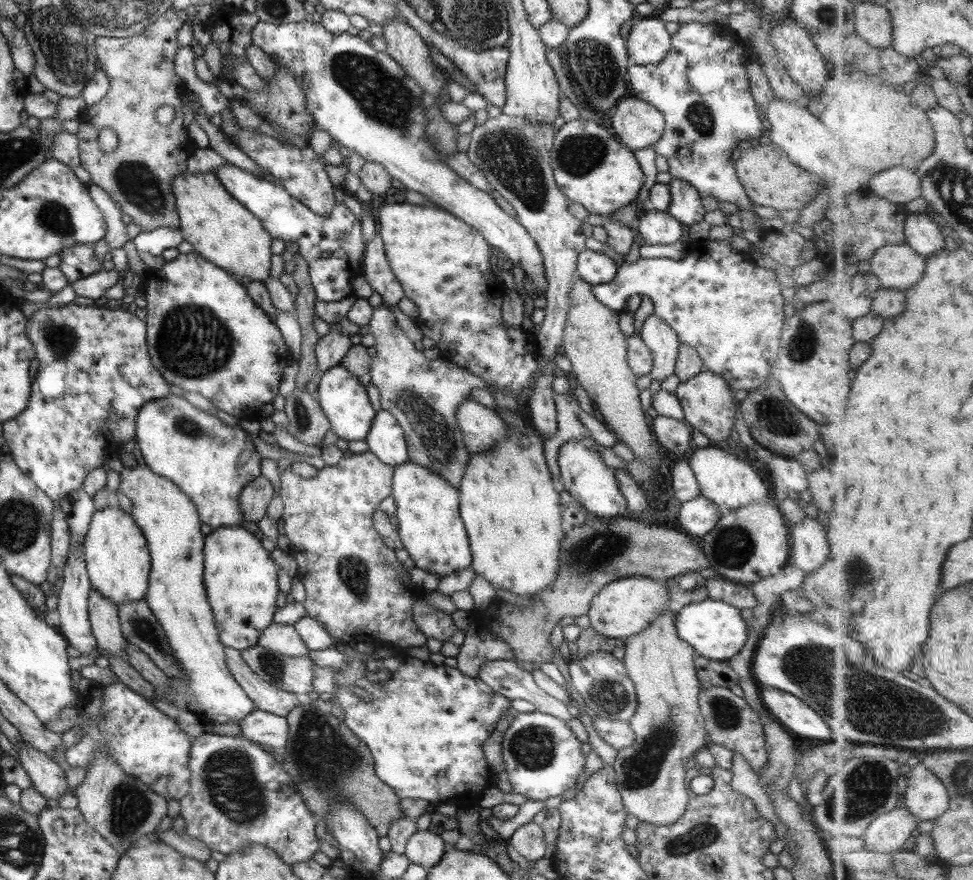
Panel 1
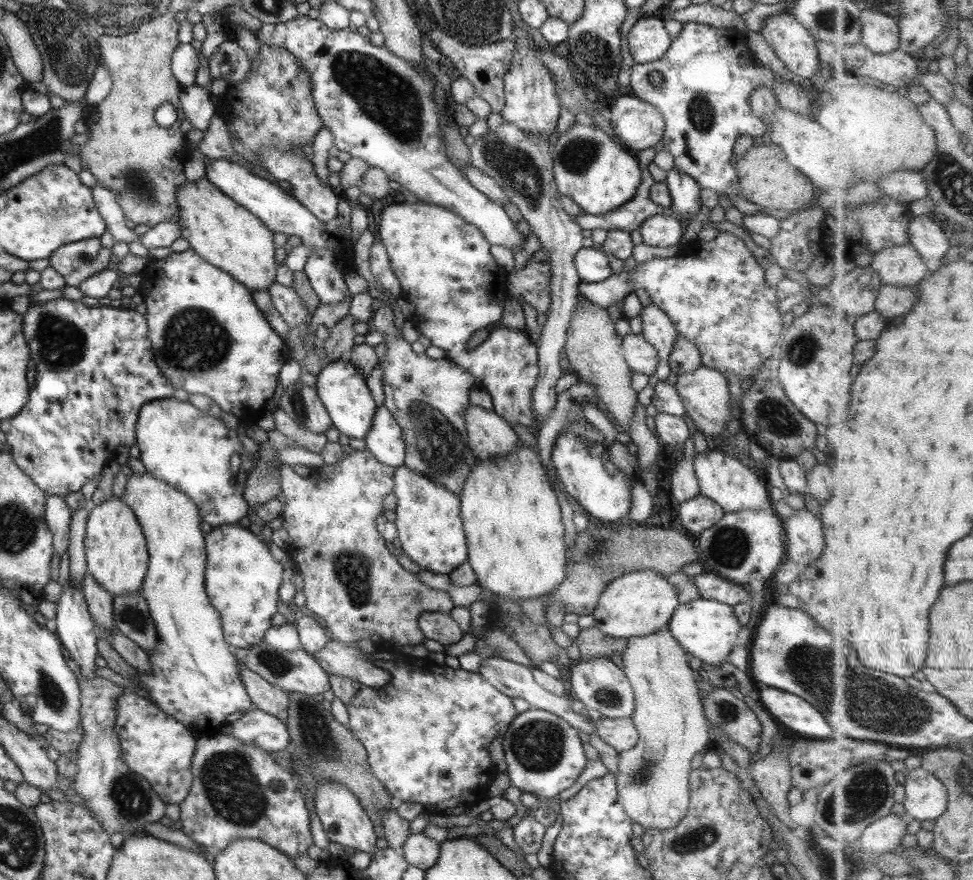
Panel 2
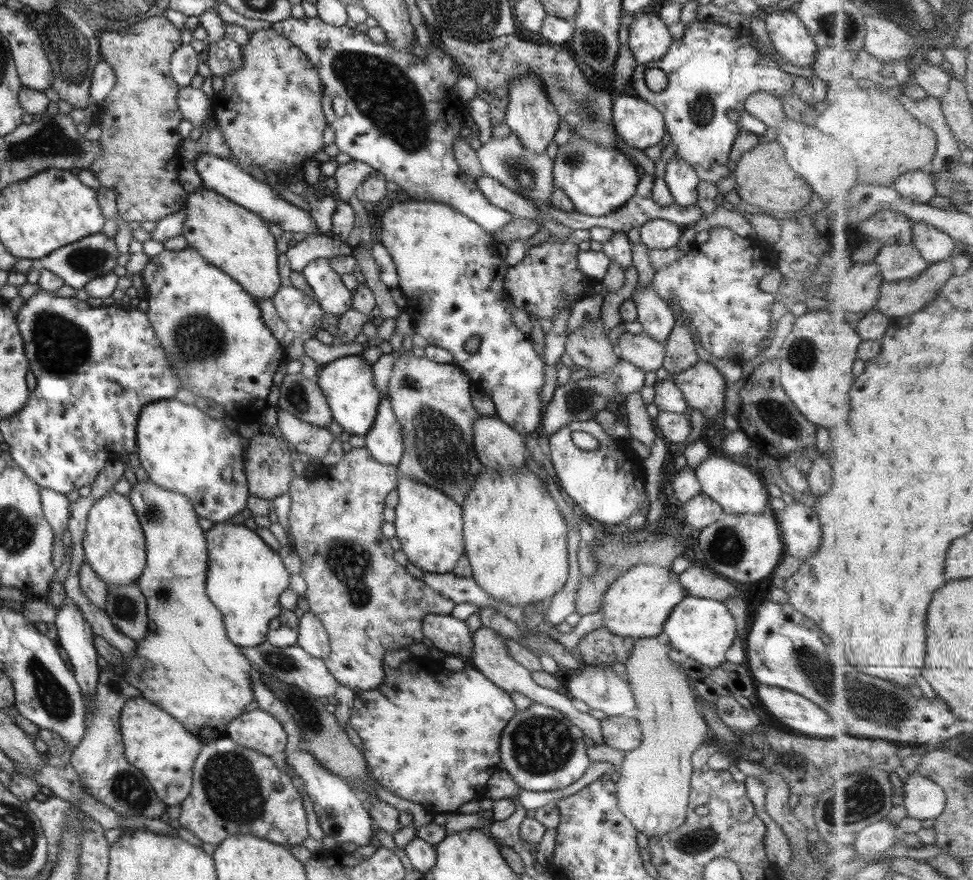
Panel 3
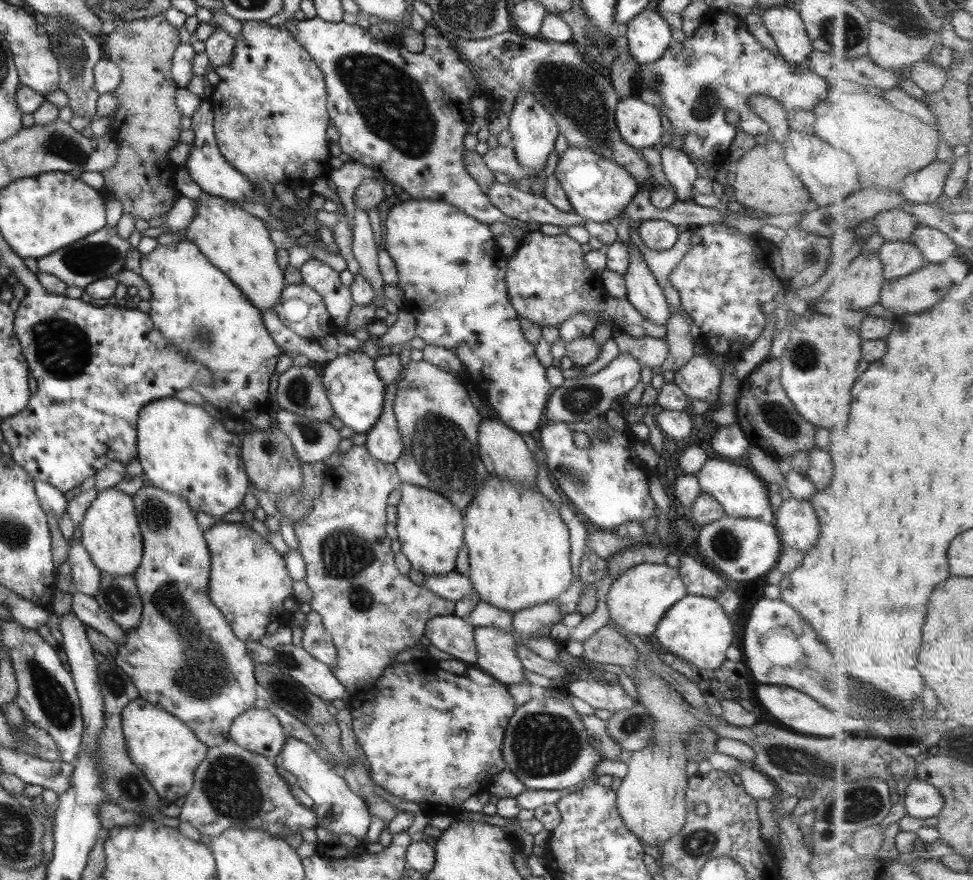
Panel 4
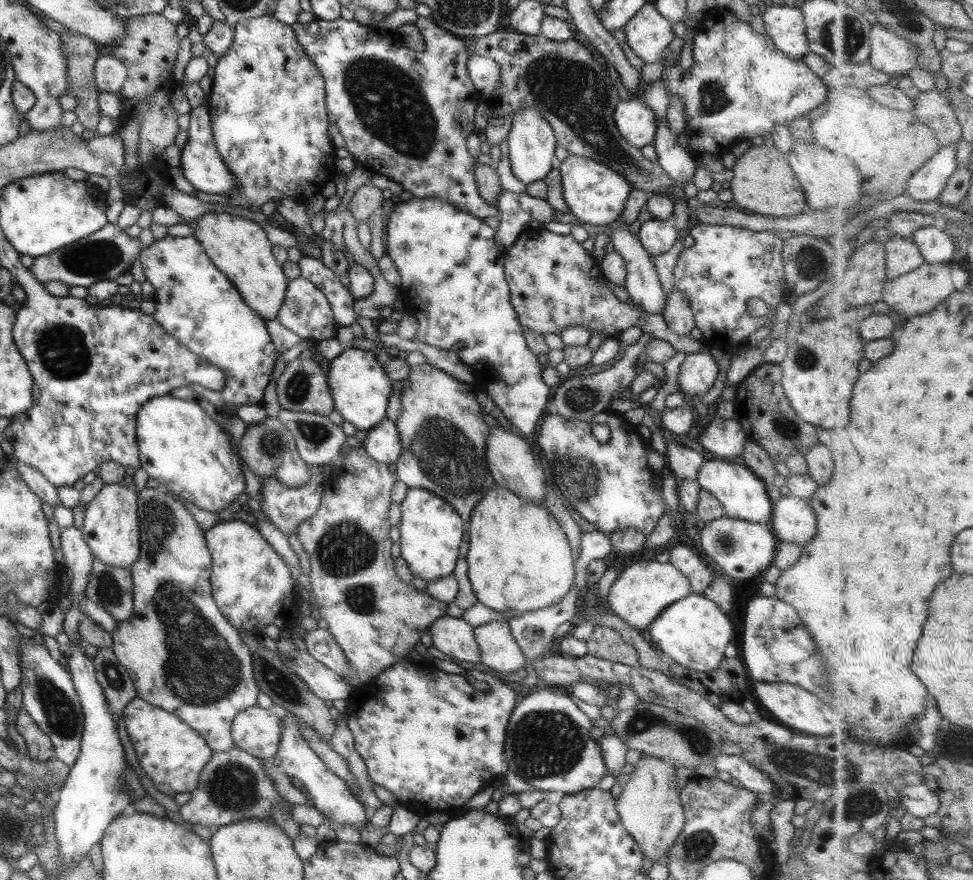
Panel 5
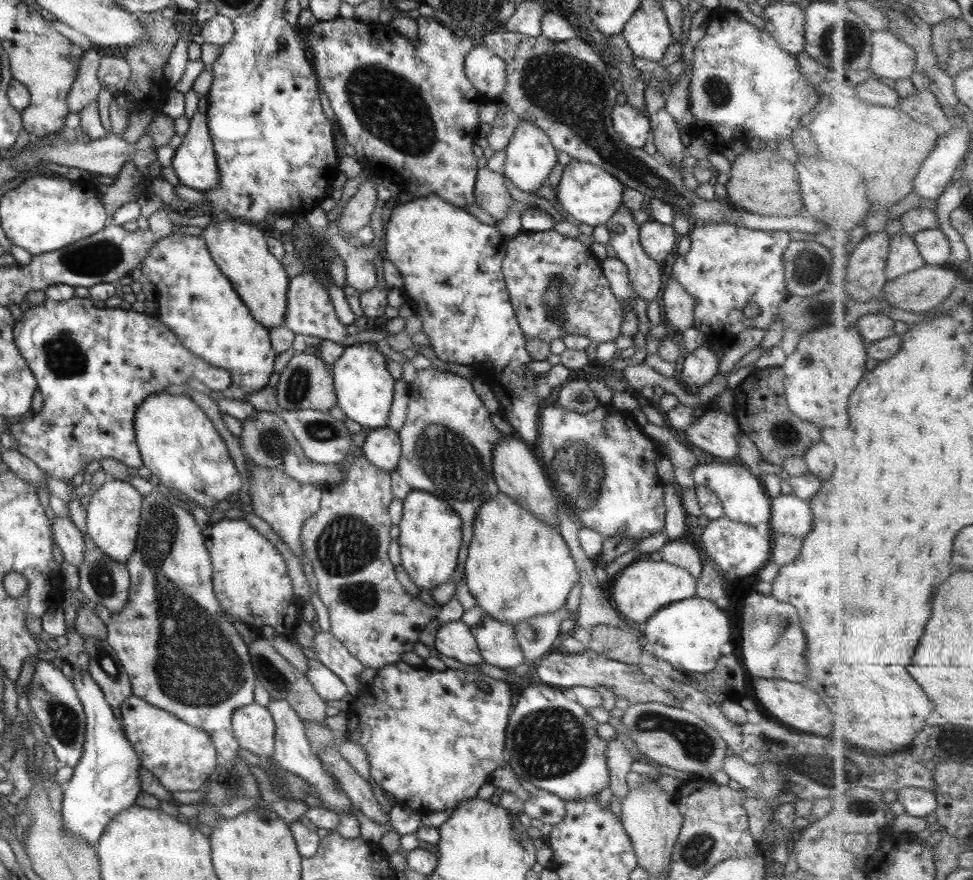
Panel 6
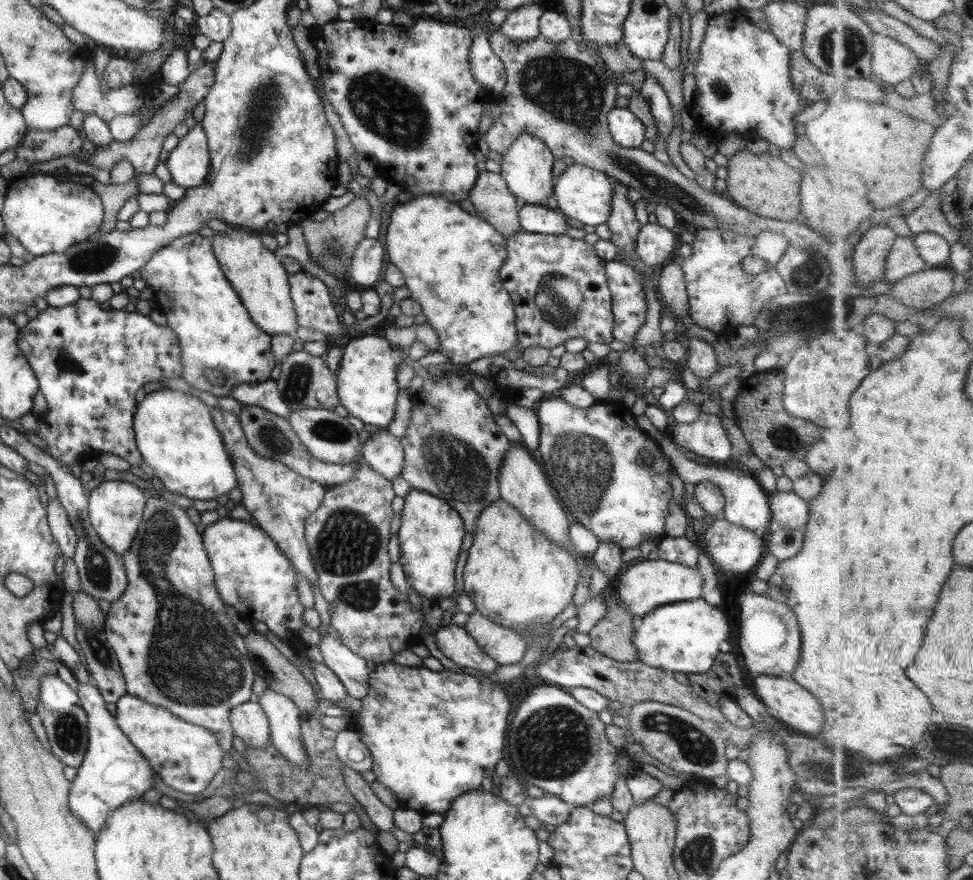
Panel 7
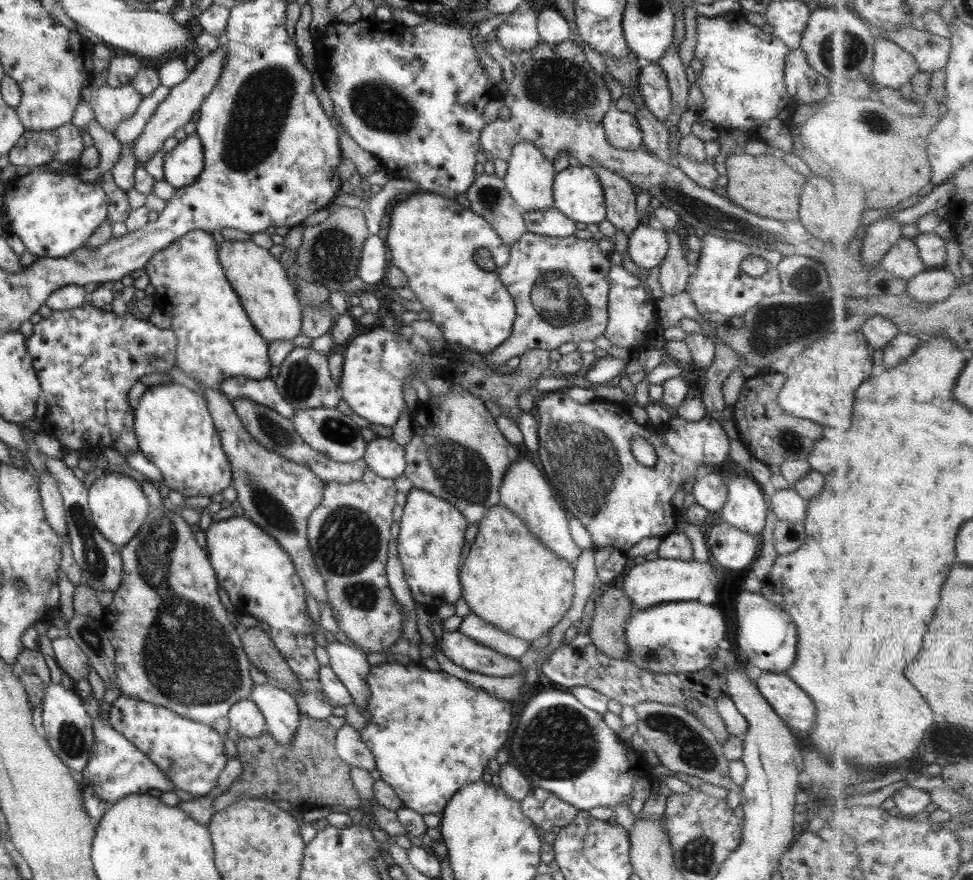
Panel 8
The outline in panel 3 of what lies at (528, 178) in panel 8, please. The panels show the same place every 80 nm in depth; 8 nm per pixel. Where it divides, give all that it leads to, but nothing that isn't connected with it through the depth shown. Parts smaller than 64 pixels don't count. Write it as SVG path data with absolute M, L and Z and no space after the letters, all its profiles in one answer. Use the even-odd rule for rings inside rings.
M525 75L525 77L509 82L507 111L505 111L504 118L505 124L510 128L510 132L517 137L521 146L527 152L535 152L536 154L544 152L547 144L554 139L559 123L555 109L551 107L549 101L545 99L543 91L541 91L538 78L535 75Z

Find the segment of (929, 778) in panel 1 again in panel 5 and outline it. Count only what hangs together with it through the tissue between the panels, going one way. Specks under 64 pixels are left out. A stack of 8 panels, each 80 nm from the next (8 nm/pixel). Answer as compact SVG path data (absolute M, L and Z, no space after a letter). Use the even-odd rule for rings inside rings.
M925 783L906 786L901 789L901 793L903 796L901 801L906 810L919 818L927 818L931 814L937 814L940 809L939 796Z

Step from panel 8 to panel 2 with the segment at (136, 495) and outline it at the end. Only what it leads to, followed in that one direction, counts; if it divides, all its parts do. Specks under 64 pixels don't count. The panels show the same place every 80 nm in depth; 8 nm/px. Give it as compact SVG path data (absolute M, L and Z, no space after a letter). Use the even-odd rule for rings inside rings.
M112 496L97 504L87 516L84 538L86 572L103 590L115 595L128 595L141 590L148 568L146 541L133 512Z

